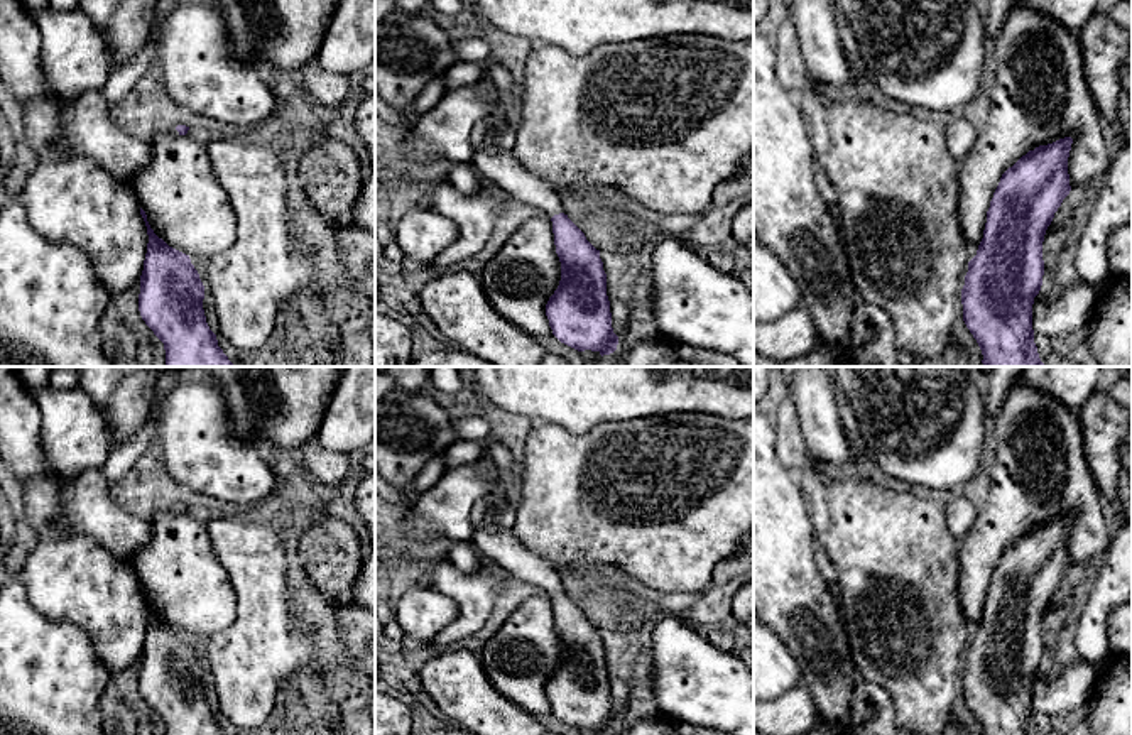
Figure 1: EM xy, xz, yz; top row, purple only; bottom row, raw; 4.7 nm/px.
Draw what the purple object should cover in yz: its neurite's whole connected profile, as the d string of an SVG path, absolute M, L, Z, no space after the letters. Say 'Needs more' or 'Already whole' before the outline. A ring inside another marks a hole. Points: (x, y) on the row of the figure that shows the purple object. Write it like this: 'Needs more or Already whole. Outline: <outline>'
Already whole. Outline: M1064 137L1029 150L1002 174L990 201L983 238L961 289L963 321L982 350L983 367L1044 367L1034 343L1032 304L1042 286L1046 230L1071 191L1071 144Z

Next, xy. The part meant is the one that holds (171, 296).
Already whole. Outline: M142 208L140 215L147 226L149 243L140 275L139 311L145 324L164 343L166 367L235 367L218 346L216 335L206 323L204 286L189 255L159 238Z

